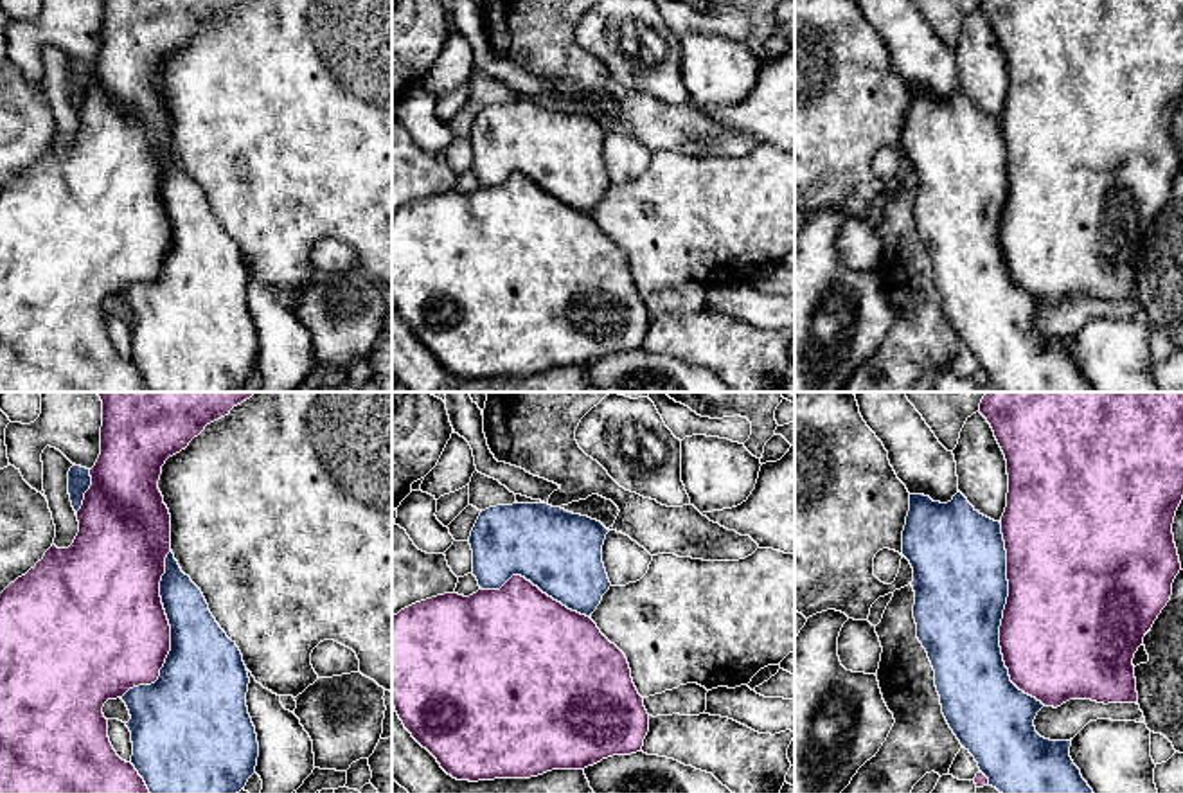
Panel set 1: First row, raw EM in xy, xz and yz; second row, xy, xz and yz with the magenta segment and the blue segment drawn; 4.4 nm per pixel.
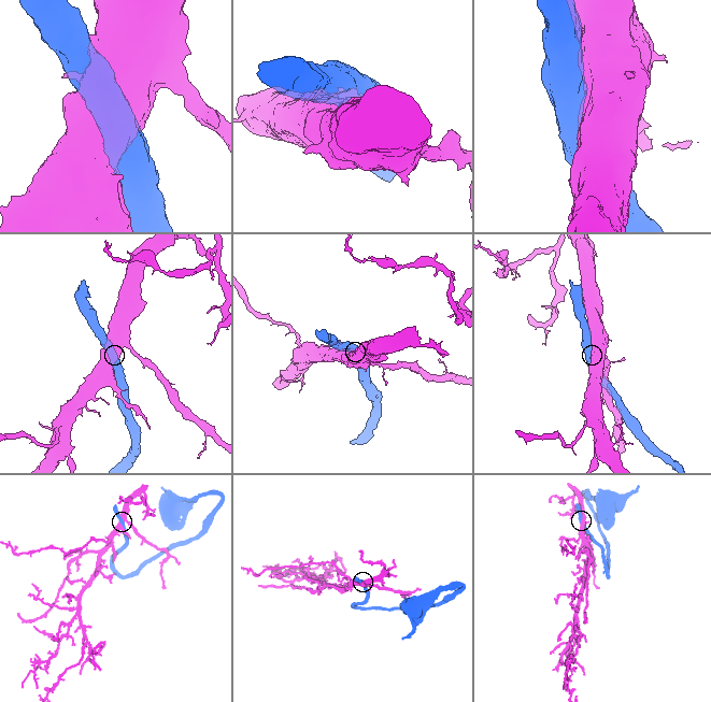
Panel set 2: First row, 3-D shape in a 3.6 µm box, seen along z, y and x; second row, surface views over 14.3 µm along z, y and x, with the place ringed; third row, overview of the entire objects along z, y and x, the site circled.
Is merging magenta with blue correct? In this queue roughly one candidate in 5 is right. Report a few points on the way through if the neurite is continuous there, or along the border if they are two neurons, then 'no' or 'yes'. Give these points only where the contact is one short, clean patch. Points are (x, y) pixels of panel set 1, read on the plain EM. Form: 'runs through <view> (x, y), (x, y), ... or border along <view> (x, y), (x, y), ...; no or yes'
no

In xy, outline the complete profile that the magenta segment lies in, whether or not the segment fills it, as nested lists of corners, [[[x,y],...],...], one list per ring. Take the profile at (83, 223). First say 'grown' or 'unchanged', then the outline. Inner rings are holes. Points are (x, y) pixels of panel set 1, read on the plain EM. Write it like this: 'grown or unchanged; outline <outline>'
unchanged; outline [[[102,0],[101,52],[90,67],[92,83],[77,108],[79,129],[68,146],[54,140],[25,173],[0,191],[0,392],[151,392],[131,360],[122,358],[108,334],[102,304],[122,295],[129,286],[151,282],[171,248],[171,223],[160,194],[165,155],[171,147],[171,111],[158,86],[165,58],[189,43],[207,22],[230,11],[241,0]]]

